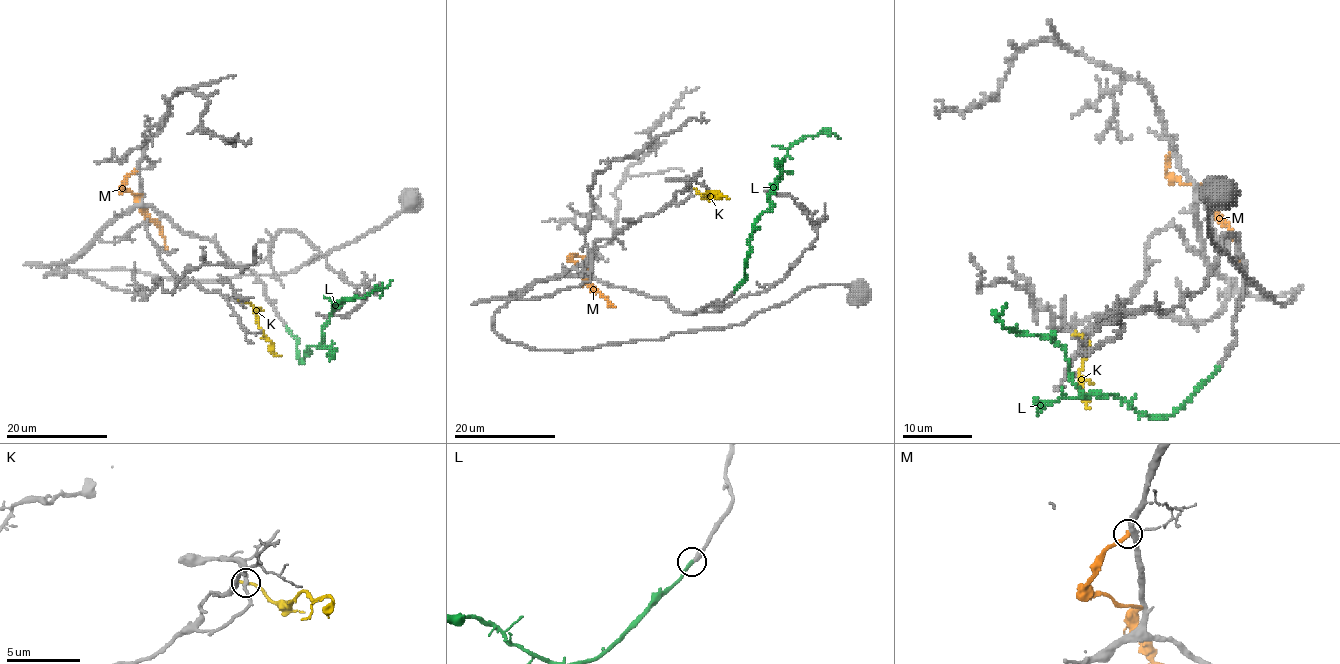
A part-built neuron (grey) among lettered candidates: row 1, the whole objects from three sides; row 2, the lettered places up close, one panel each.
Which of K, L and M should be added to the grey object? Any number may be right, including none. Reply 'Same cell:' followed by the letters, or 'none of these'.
Same cell: L

